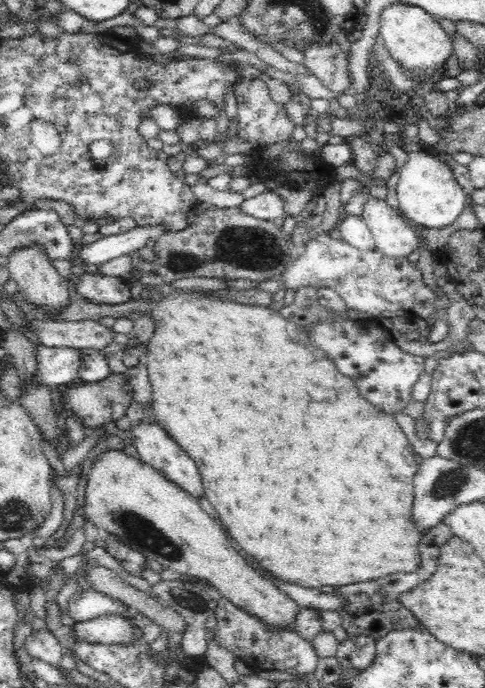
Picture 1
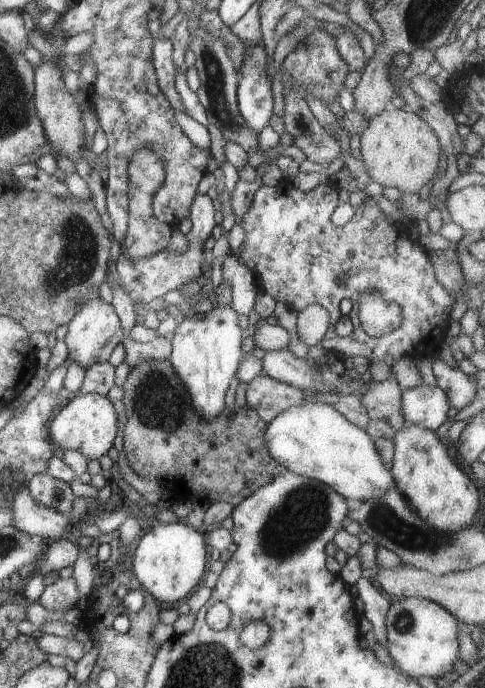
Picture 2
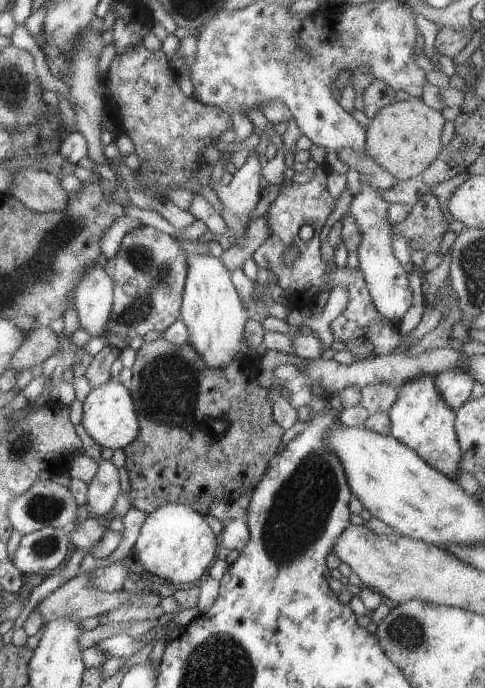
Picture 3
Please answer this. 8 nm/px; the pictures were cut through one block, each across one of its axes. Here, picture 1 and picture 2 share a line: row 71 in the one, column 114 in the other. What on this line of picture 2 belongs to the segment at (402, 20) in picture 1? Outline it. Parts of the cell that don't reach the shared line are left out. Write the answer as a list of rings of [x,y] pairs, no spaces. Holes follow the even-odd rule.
[[[88,393],[75,396],[64,407],[56,411],[55,416],[48,424],[48,434],[52,444],[60,452],[76,450],[88,460],[96,460],[106,454],[114,444],[114,438],[118,434],[118,415],[113,403],[107,396]]]

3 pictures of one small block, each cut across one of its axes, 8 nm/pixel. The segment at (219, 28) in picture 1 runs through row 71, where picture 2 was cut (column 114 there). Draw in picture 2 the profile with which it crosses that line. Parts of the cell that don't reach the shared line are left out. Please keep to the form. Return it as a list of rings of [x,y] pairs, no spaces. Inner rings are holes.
[[[108,272],[108,283],[113,291],[112,306],[118,314],[120,325],[124,330],[124,340],[121,343],[125,348],[125,362],[130,366],[130,369],[147,360],[157,360],[158,362],[169,360],[173,349],[171,340],[160,336],[153,337],[147,343],[132,340],[130,332],[135,325],[136,317],[133,302],[126,292],[113,283],[110,272]]]

